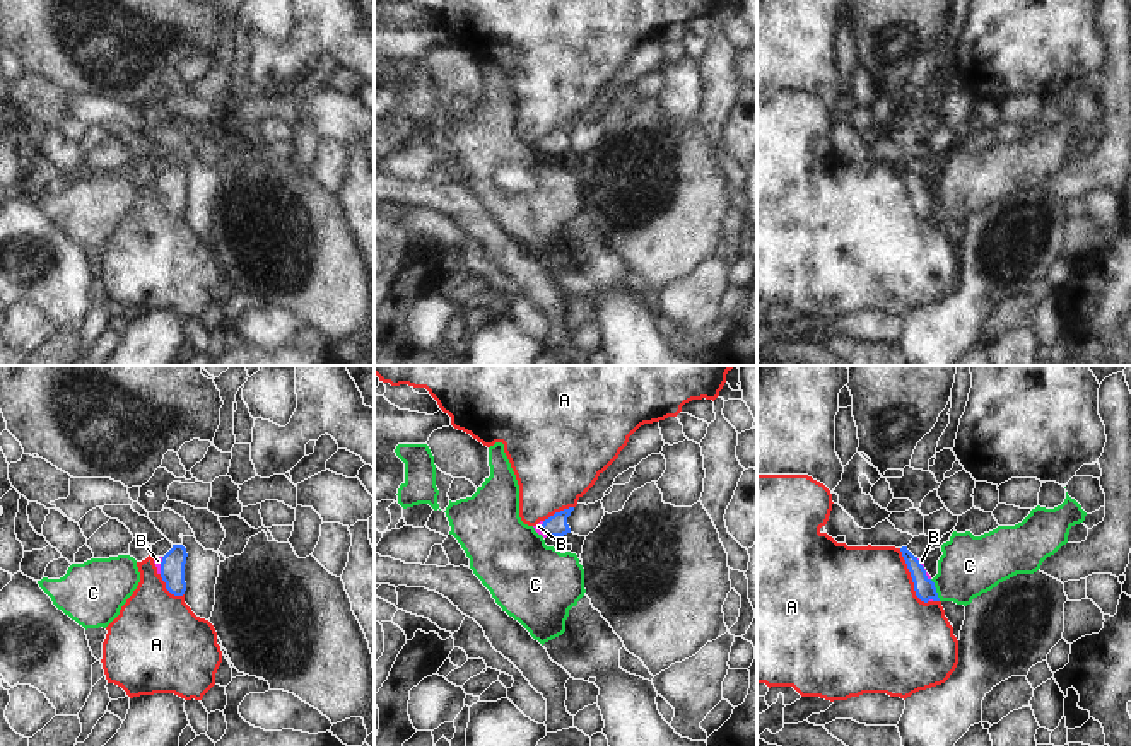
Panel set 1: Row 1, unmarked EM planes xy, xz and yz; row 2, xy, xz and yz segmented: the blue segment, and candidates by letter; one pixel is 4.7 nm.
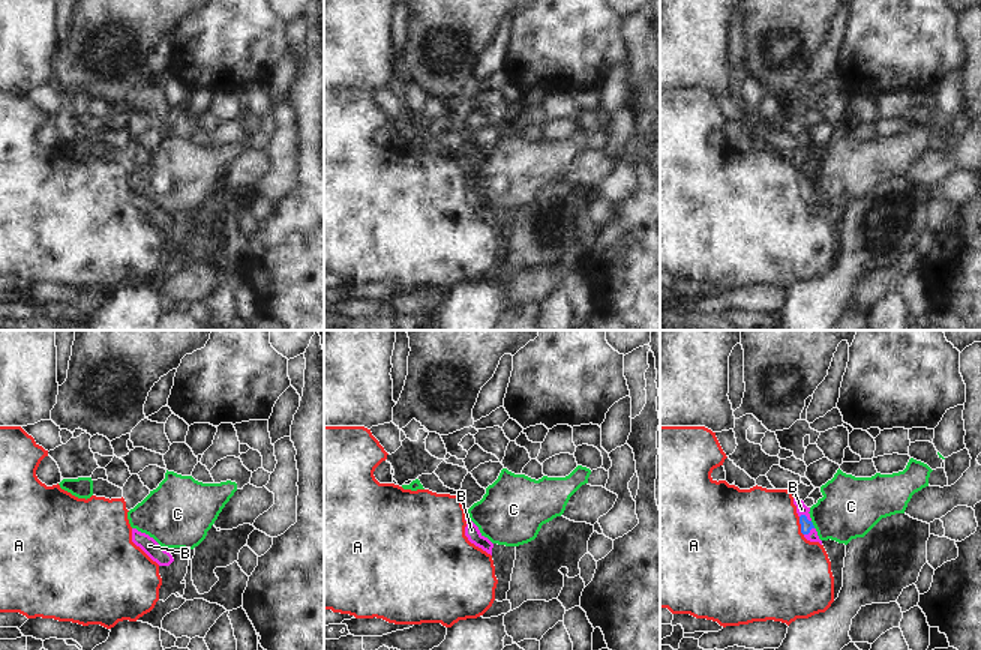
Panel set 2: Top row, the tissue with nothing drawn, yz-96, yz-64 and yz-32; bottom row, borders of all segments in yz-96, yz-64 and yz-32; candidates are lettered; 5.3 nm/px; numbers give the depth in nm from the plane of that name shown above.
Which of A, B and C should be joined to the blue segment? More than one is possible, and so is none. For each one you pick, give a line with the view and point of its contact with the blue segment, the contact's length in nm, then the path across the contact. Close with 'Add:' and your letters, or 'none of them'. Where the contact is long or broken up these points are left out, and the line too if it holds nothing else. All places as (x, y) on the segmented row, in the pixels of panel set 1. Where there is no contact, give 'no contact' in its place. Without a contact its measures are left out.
B: meets blue in yz at (923, 569); contact 120 nm long; runs through yz (925, 588), (923, 569), (921, 560)
Add: B

